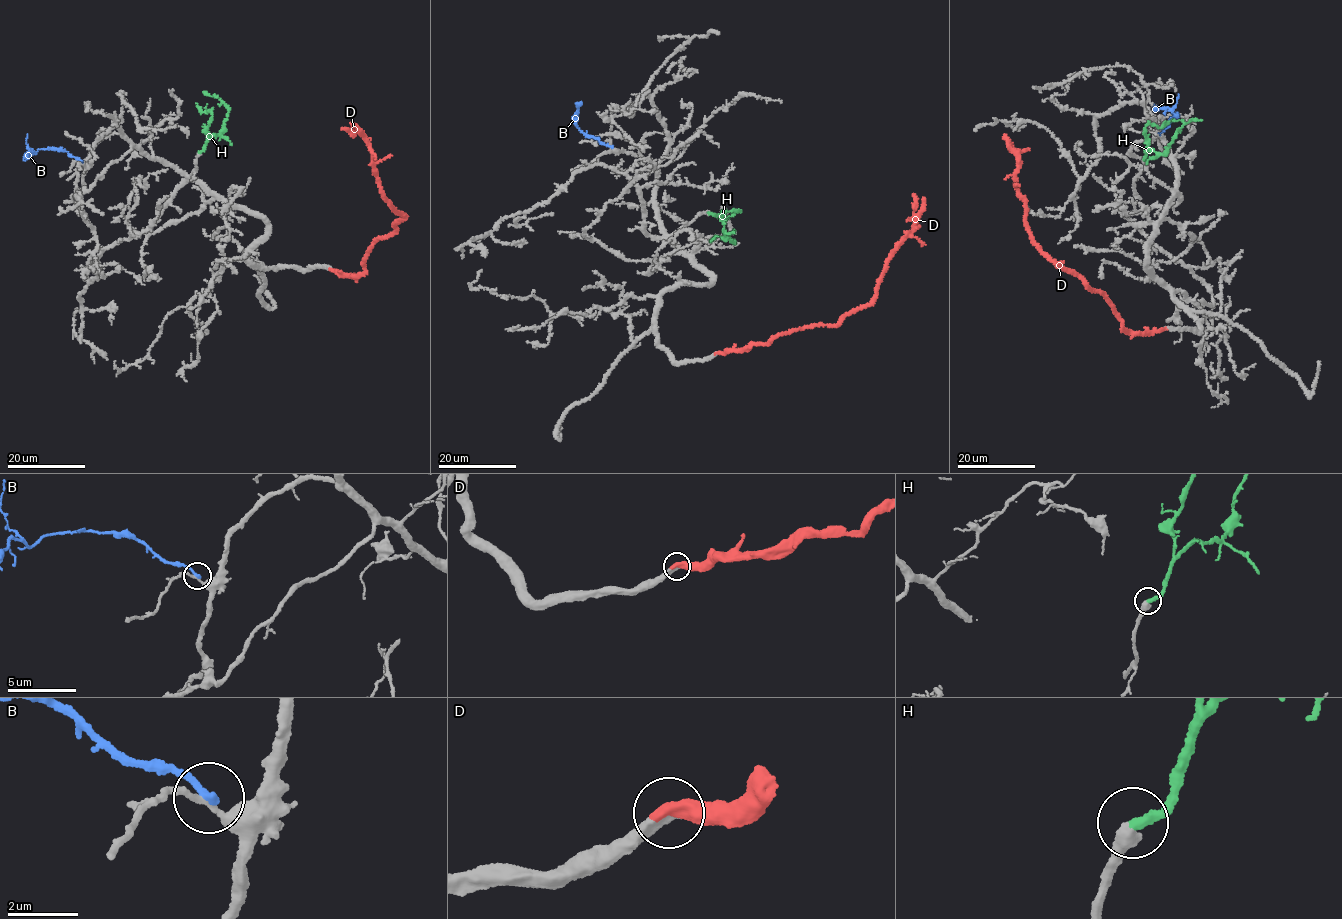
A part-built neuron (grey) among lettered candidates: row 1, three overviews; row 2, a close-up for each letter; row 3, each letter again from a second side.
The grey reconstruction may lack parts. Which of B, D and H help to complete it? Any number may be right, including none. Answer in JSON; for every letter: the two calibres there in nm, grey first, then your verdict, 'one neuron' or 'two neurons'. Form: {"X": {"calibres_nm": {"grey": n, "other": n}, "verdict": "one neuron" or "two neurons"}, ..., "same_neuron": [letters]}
{"B": {"calibres_nm": {"grey": 180, "other": 260}, "verdict": "two neurons"}, "D": {"calibres_nm": {"grey": 440, "other": 480}, "verdict": "one neuron"}, "H": {"calibres_nm": {"grey": 440, "other": 280}, "verdict": "one neuron"}, "same_neuron": ["D", "H"]}

